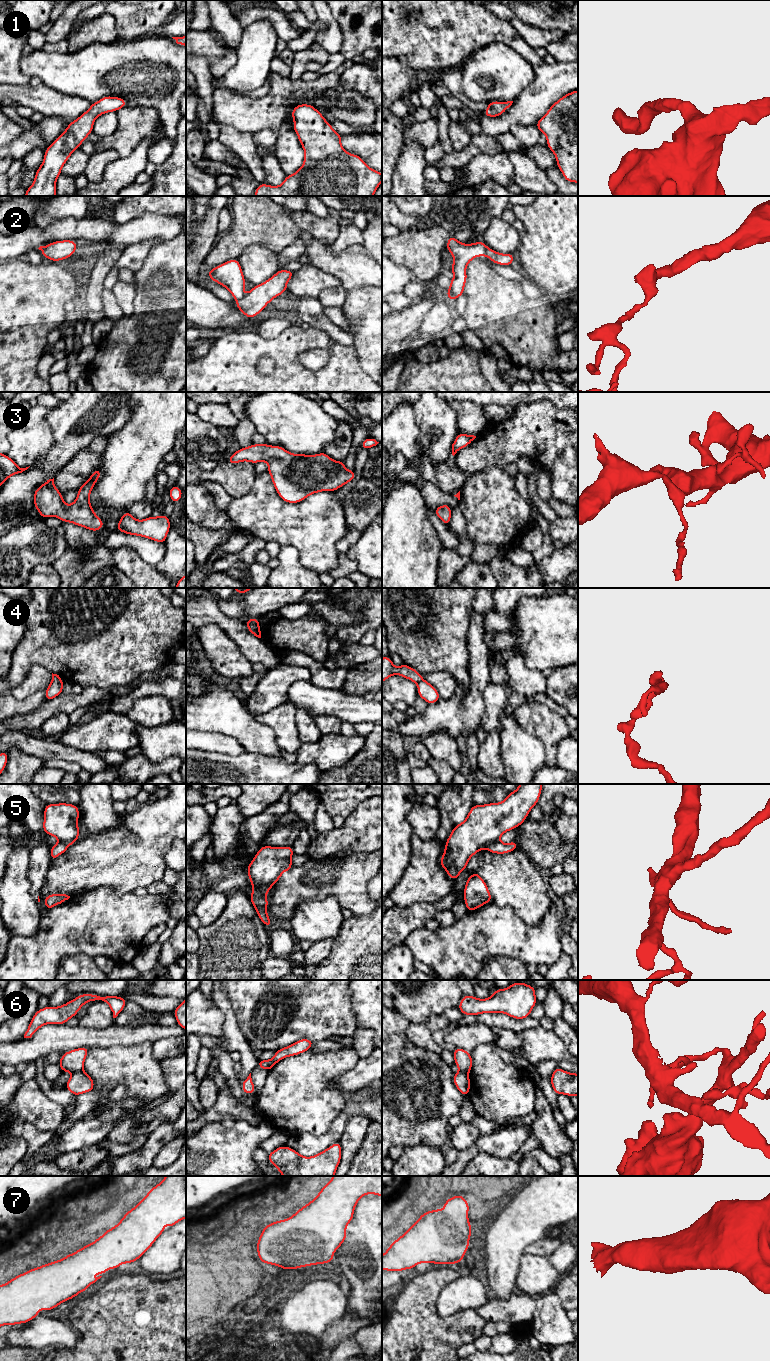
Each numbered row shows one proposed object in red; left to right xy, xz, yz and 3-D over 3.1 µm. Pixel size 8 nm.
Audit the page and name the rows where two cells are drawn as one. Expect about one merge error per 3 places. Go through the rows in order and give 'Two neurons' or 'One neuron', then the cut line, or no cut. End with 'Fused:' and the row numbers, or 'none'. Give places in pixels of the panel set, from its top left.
1: One neuron. No split
2: Two neurons. Split along yz (486, 247), (484, 254)
3: One neuron. No split
4: Two neurons. Split along xz (247, 624), (258, 625)
5: One neuron. No split
6: Two neurons. Split along xy (82, 1068), (73, 1073)
7: One neuron. No split
Fused: 2, 4, 6

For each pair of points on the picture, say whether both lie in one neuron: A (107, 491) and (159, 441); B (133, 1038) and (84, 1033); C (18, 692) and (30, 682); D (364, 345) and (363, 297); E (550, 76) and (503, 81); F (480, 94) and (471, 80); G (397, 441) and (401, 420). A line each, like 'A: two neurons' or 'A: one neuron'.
A: one neuron
B: one neuron
C: one neuron
D: one neuron
E: two neurons
F: one neuron
G: one neuron

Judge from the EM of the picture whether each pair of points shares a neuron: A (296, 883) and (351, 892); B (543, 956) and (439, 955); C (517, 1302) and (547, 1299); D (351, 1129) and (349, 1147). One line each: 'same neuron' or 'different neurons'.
A: same neuron
B: same neuron
C: different neurons
D: same neuron

